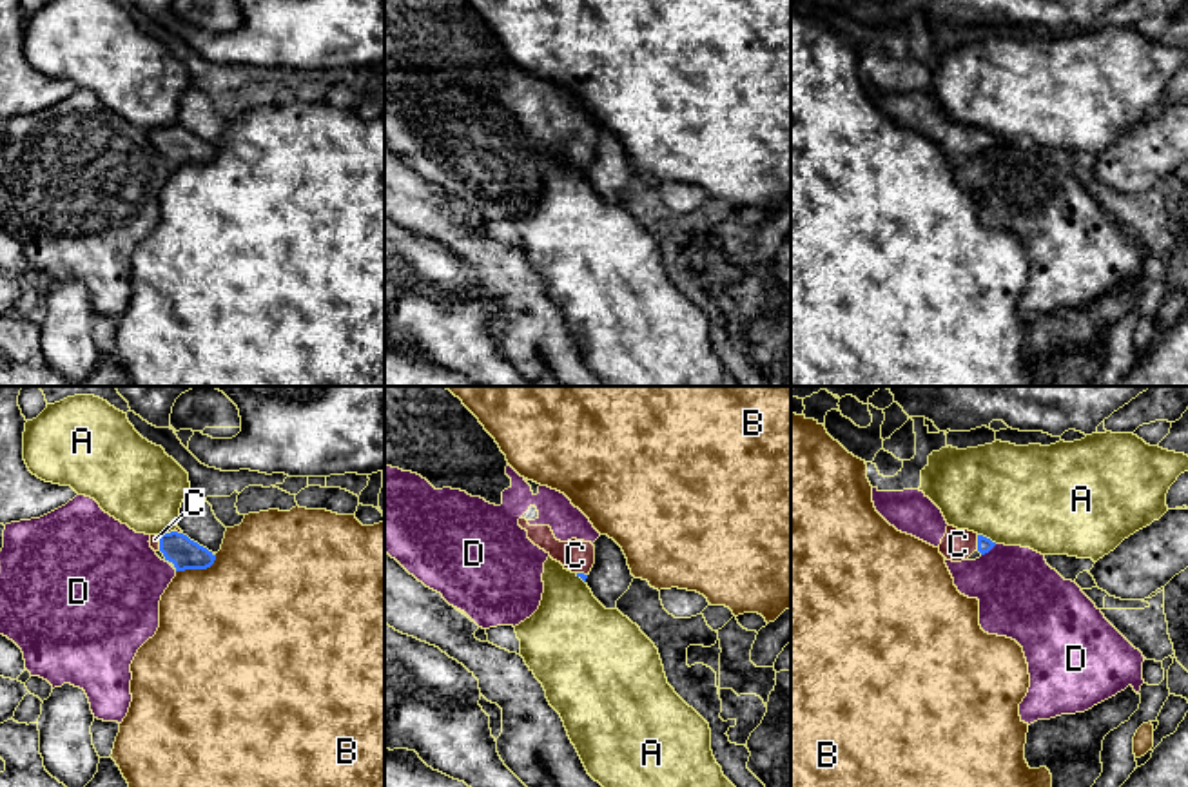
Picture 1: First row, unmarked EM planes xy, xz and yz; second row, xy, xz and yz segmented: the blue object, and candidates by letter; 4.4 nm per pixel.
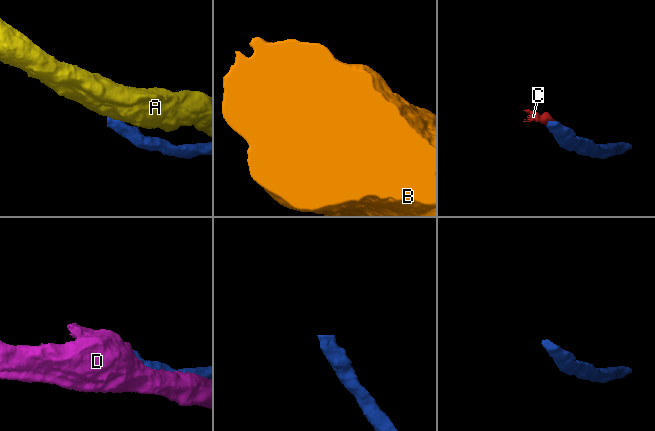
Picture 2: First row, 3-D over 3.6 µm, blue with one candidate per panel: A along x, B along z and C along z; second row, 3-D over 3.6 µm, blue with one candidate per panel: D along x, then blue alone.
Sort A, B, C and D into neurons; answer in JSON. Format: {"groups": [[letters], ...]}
{"groups": [["A"], ["B"], ["C"], ["D"]]}

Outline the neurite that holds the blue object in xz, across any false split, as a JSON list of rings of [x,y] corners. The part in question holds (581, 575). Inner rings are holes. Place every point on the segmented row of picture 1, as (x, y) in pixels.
[[[535,506],[519,519],[519,526],[528,531],[528,539],[544,549],[553,560],[560,562],[564,569],[575,573],[584,582],[595,564],[595,546],[591,542],[571,539],[560,542],[555,539],[550,526],[530,526],[530,520],[539,519]]]

